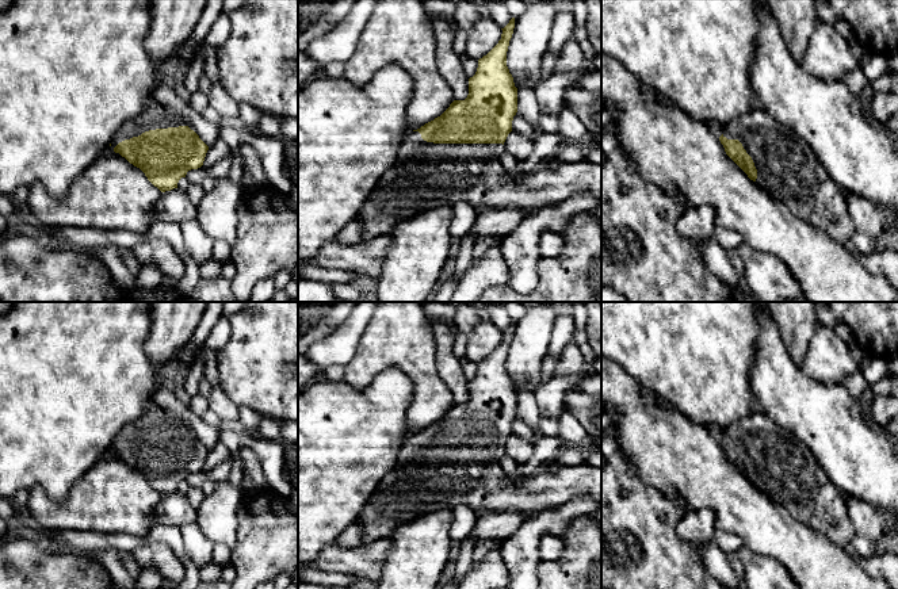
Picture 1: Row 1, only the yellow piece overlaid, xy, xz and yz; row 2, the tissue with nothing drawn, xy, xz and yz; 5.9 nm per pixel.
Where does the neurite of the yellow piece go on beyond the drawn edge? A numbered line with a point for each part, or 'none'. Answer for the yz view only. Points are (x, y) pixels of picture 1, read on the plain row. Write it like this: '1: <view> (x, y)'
1: yz (787, 471)

